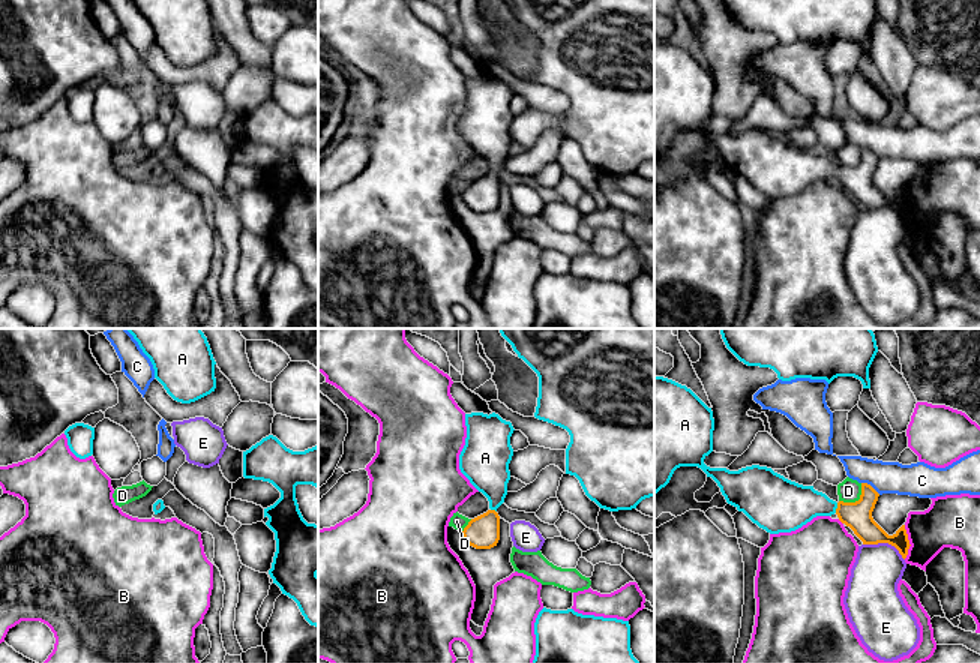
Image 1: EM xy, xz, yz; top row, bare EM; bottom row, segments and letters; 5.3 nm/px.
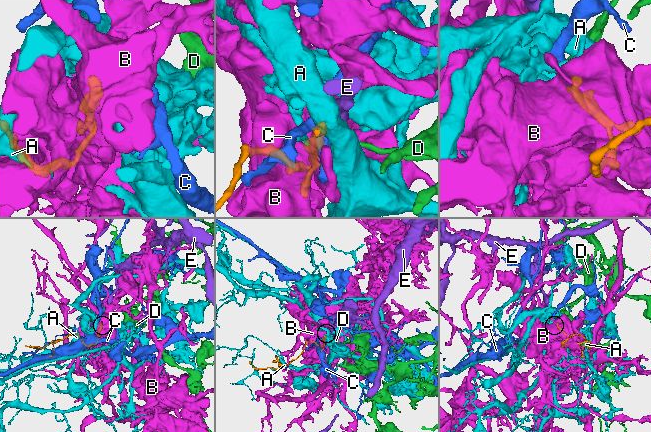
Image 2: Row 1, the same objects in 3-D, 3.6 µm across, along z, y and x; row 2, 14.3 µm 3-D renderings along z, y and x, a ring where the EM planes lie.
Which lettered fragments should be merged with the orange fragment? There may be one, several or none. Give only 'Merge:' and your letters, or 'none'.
Merge: A

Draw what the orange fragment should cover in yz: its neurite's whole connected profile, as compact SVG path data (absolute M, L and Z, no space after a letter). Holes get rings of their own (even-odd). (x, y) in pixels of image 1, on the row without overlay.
M654 40L654 158L669 147L677 132L698 130L717 147L728 168L770 198L791 196L816 180L836 177L863 208L888 207L906 222L911 208L905 189L888 200L873 184L879 158L870 148L861 147L858 165L836 166L767 130L710 132L704 123L713 116L713 94L711 72L690 52Z

